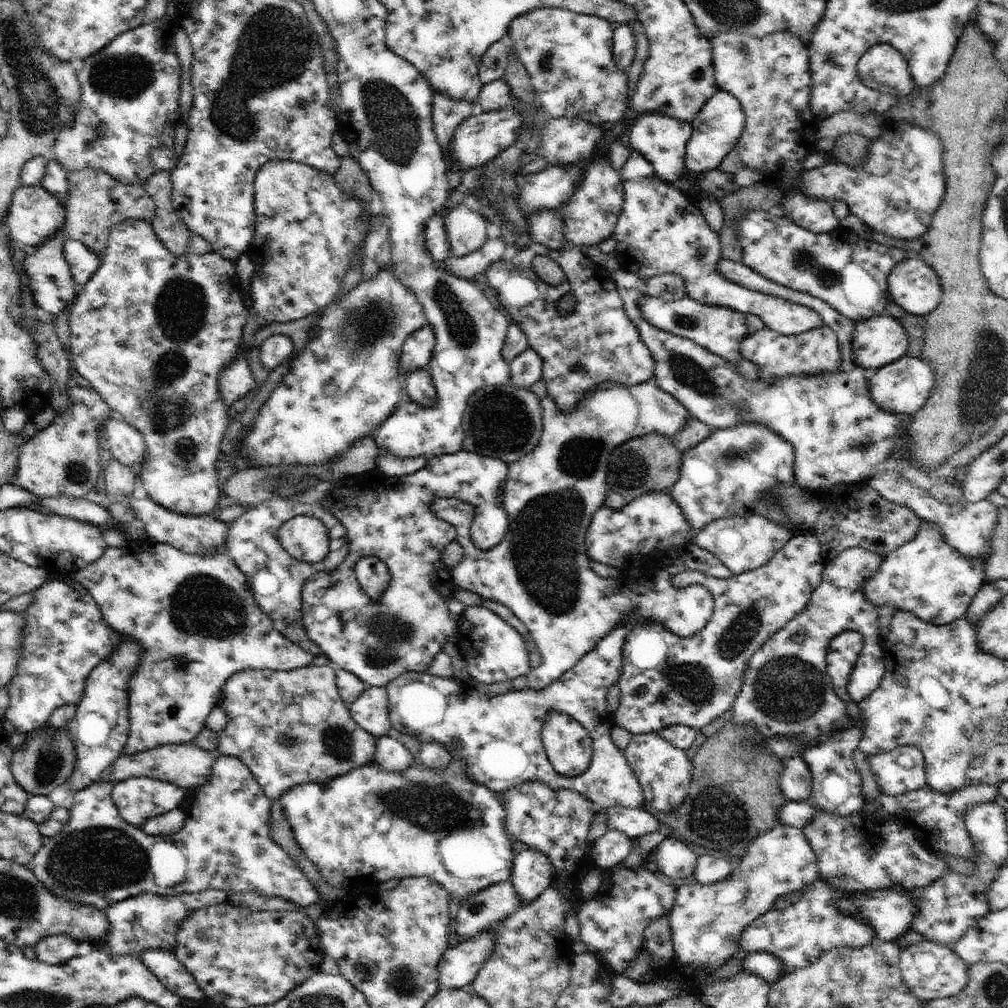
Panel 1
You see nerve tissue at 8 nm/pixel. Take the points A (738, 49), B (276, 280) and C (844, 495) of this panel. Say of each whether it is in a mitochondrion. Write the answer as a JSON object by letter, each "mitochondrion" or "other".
{"A":"mitochondrion","B":"other","C":"other"}

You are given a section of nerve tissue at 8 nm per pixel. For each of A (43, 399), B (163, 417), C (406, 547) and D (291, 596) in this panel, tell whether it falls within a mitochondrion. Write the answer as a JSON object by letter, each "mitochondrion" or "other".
{"A":"other","B":"mitochondrion","C":"other","D":"other"}

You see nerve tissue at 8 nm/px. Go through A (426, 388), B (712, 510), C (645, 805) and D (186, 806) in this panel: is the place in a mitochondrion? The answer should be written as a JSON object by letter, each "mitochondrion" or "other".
{"A":"other","B":"other","C":"other","D":"other"}

